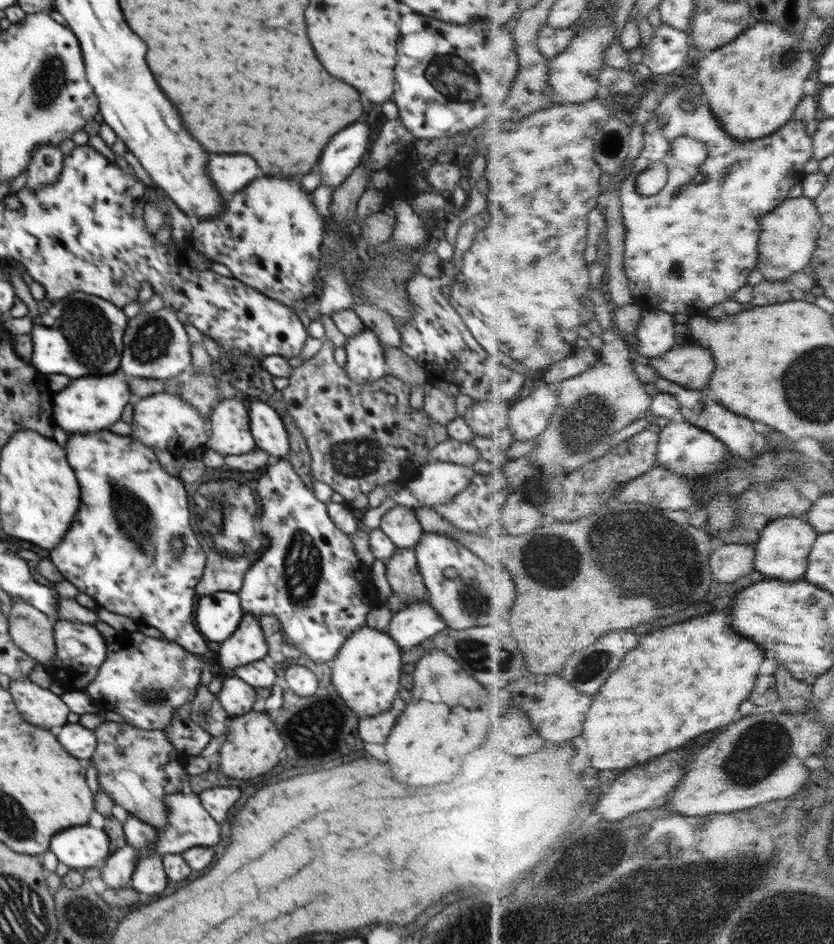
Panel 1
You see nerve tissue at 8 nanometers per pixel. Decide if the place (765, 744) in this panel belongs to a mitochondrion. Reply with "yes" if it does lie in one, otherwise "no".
yes

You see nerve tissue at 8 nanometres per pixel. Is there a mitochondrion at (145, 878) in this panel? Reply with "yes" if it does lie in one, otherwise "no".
no

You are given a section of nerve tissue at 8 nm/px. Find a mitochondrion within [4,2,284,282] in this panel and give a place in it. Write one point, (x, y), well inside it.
(50, 80)

